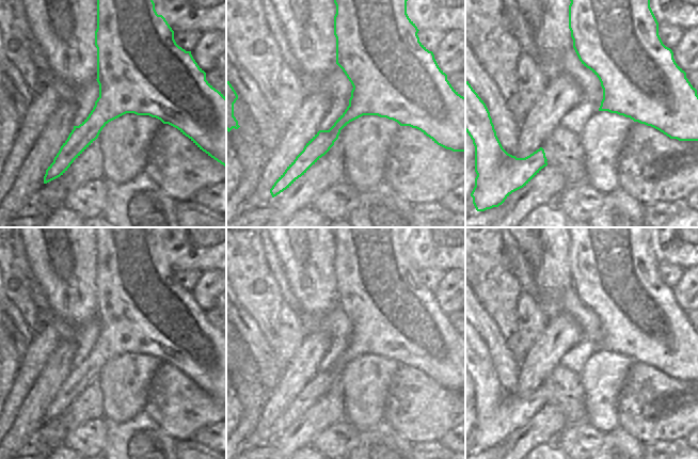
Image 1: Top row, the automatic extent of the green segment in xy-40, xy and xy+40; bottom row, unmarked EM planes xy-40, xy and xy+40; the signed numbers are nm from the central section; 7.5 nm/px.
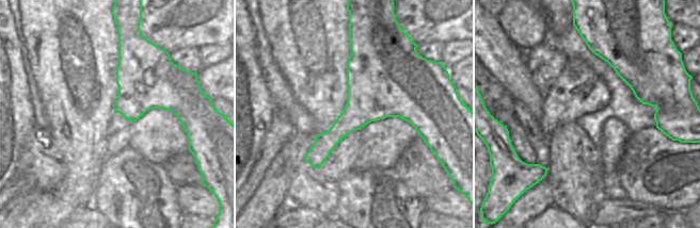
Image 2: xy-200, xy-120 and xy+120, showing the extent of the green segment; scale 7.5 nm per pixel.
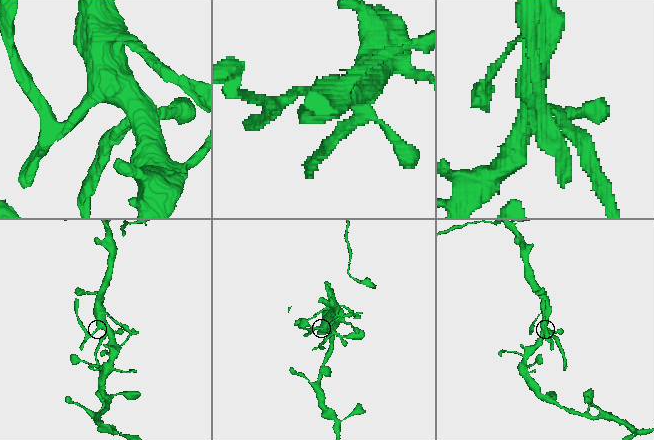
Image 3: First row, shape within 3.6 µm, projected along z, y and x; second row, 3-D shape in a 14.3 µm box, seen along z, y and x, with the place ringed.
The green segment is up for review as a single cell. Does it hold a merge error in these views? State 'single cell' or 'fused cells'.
fused cells

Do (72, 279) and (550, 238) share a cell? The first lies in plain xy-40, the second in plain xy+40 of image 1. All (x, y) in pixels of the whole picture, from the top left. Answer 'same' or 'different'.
same

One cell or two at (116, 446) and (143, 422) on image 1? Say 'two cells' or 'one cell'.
one cell

